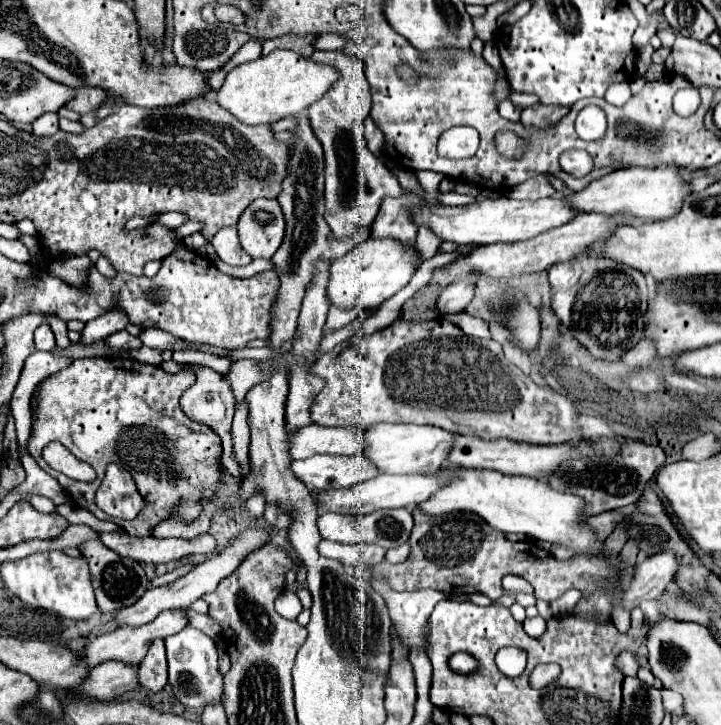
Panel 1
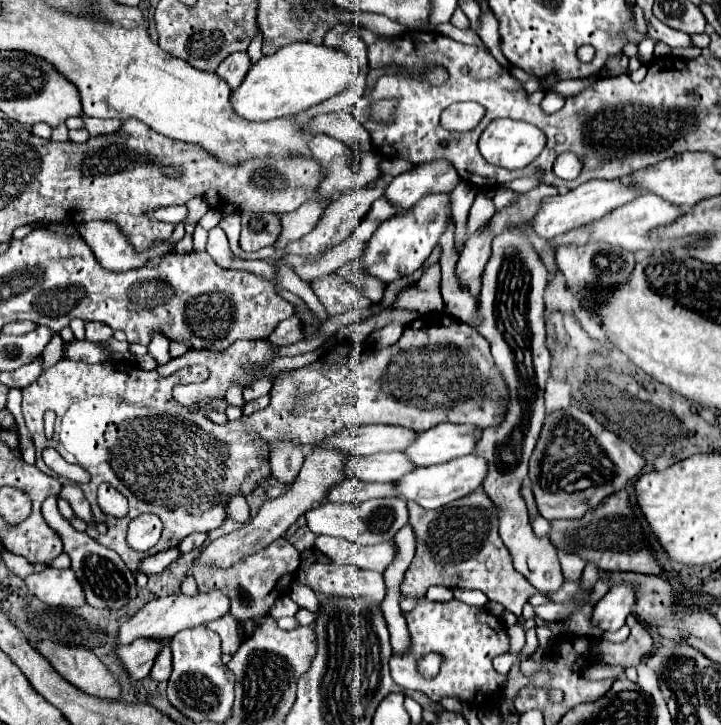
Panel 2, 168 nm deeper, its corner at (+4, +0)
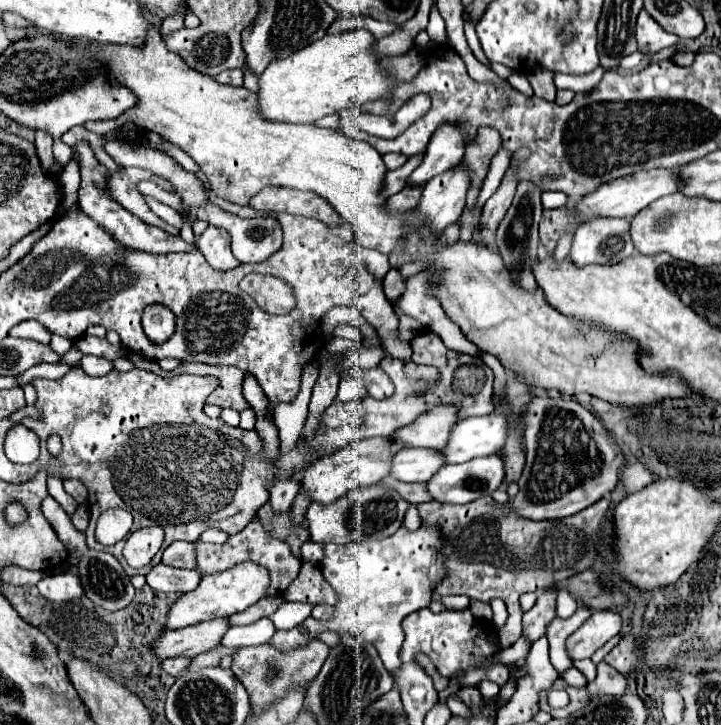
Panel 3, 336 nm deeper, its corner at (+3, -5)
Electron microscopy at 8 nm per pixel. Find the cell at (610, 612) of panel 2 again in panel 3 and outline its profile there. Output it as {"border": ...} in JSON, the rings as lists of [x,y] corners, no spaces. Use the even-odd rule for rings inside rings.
{"border":[[[594,611],[590,619],[568,637],[570,659],[586,659],[608,639],[622,631],[622,617],[616,611]]]}

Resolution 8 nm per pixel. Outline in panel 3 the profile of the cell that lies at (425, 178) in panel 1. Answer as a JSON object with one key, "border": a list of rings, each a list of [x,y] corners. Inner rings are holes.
{"border":[[[386,153],[382,159],[384,159],[384,165],[386,165],[388,171],[390,171],[390,169],[398,169],[400,165],[406,163],[406,157],[400,155],[400,153]]]}

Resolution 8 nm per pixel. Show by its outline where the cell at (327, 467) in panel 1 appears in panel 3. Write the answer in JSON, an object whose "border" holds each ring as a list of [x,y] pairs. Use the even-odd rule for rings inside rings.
{"border":[[[400,449],[390,467],[390,475],[404,483],[426,483],[442,467],[442,455],[426,449]]]}

